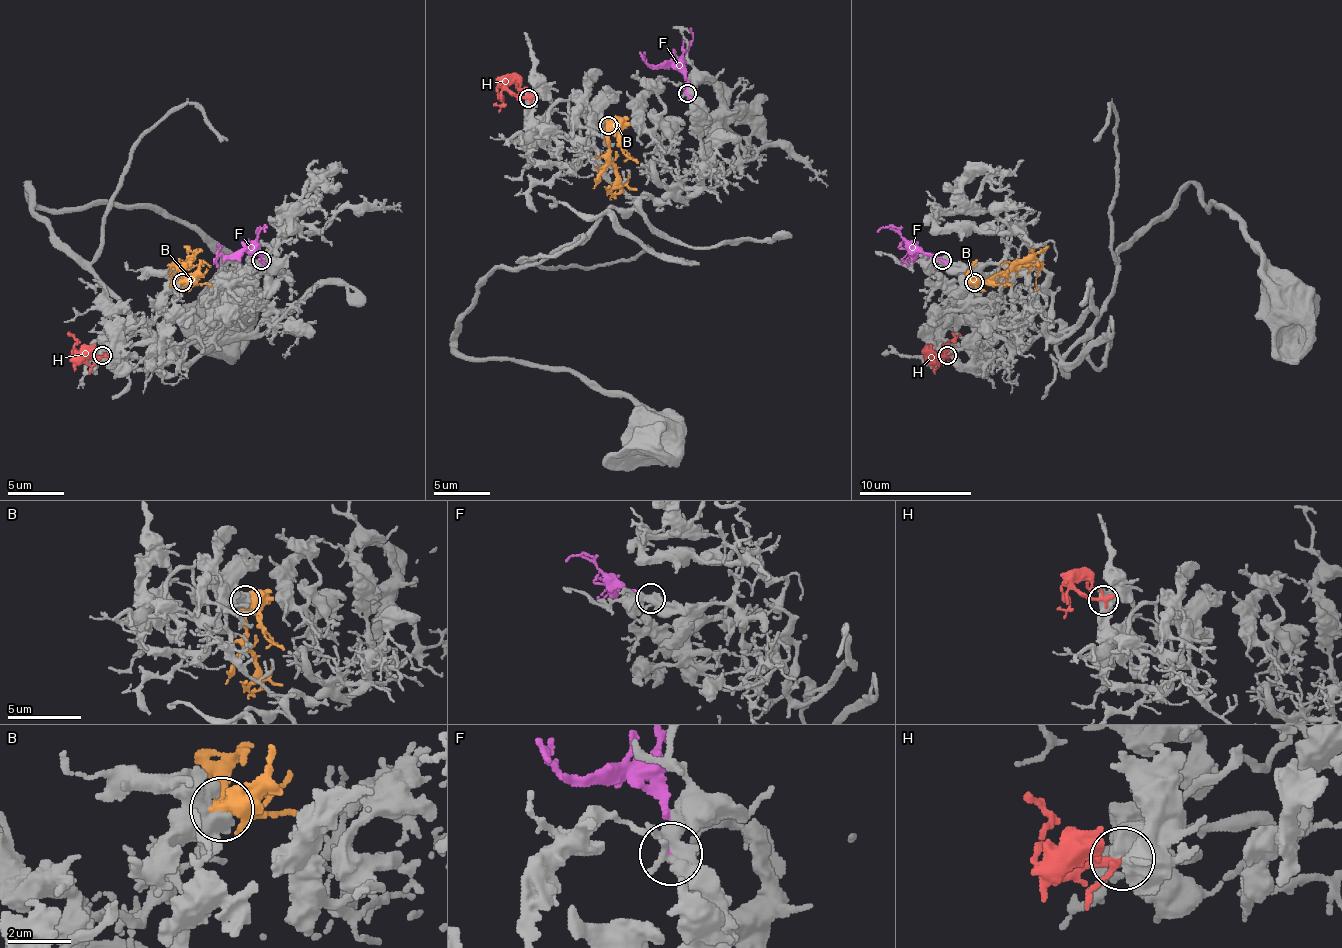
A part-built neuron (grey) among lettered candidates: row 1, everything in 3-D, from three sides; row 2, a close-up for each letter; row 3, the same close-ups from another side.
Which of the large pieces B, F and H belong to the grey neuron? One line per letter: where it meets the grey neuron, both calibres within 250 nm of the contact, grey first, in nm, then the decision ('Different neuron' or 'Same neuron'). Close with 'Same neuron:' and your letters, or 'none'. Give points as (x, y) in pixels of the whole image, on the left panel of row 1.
B: Touches grey at (182, 282). Thickness 850 nm (grey) against 480 nm. Same neuron
F: Touches grey at (261, 260). Thickness 440 nm (grey) against 280 nm. Different neuron
H: Touches grey at (102, 355). Thickness 700 nm (grey) against 190 nm. Different neuron
Same neuron: B

